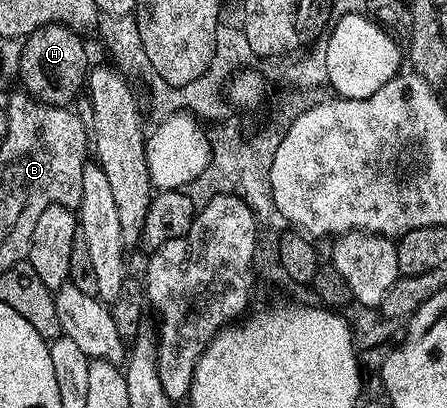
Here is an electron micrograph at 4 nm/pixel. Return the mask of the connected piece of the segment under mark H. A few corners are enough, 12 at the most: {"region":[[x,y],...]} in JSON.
{"region":[[47,24],[22,41],[22,91],[70,105],[89,71],[84,37]]}

